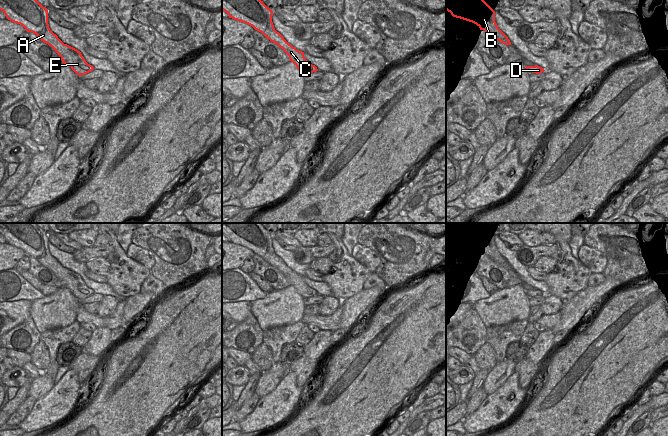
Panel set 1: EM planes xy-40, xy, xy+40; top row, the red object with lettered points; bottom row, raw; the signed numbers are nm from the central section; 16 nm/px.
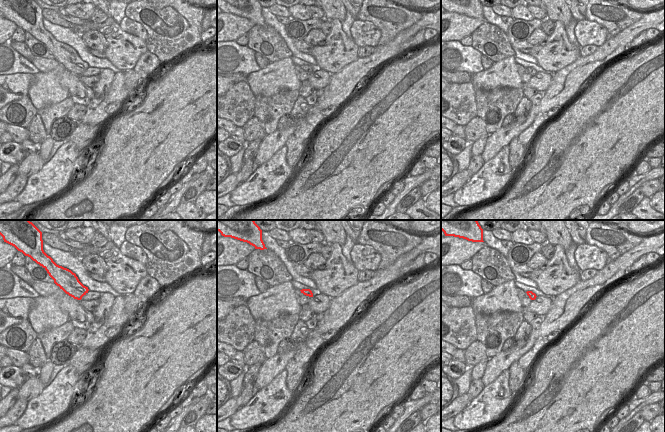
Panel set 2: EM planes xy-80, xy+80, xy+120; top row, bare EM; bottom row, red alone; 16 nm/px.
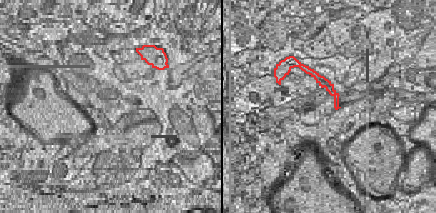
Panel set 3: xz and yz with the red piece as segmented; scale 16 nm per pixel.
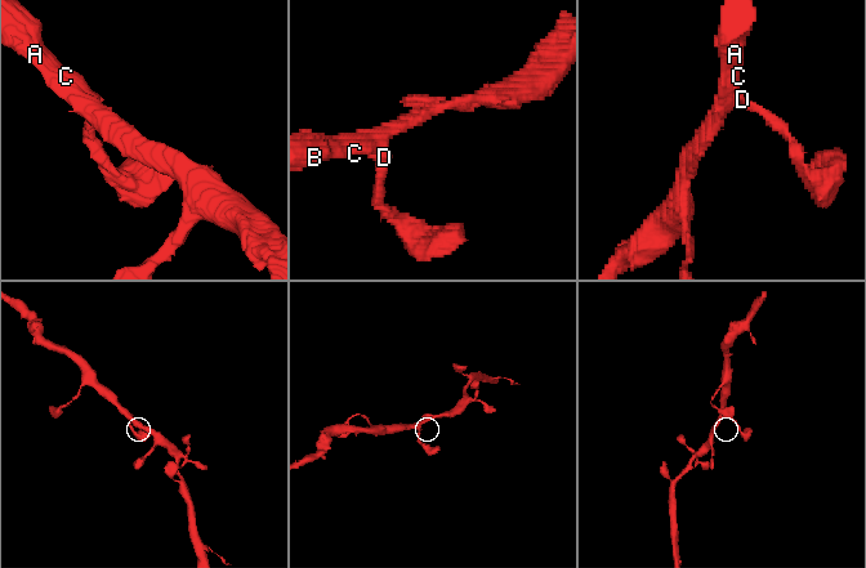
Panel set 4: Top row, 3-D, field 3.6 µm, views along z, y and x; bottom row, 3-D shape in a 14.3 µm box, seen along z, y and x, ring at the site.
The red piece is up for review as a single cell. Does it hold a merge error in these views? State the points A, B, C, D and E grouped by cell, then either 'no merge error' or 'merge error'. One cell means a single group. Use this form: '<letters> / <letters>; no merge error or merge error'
A B C D E; no merge error

